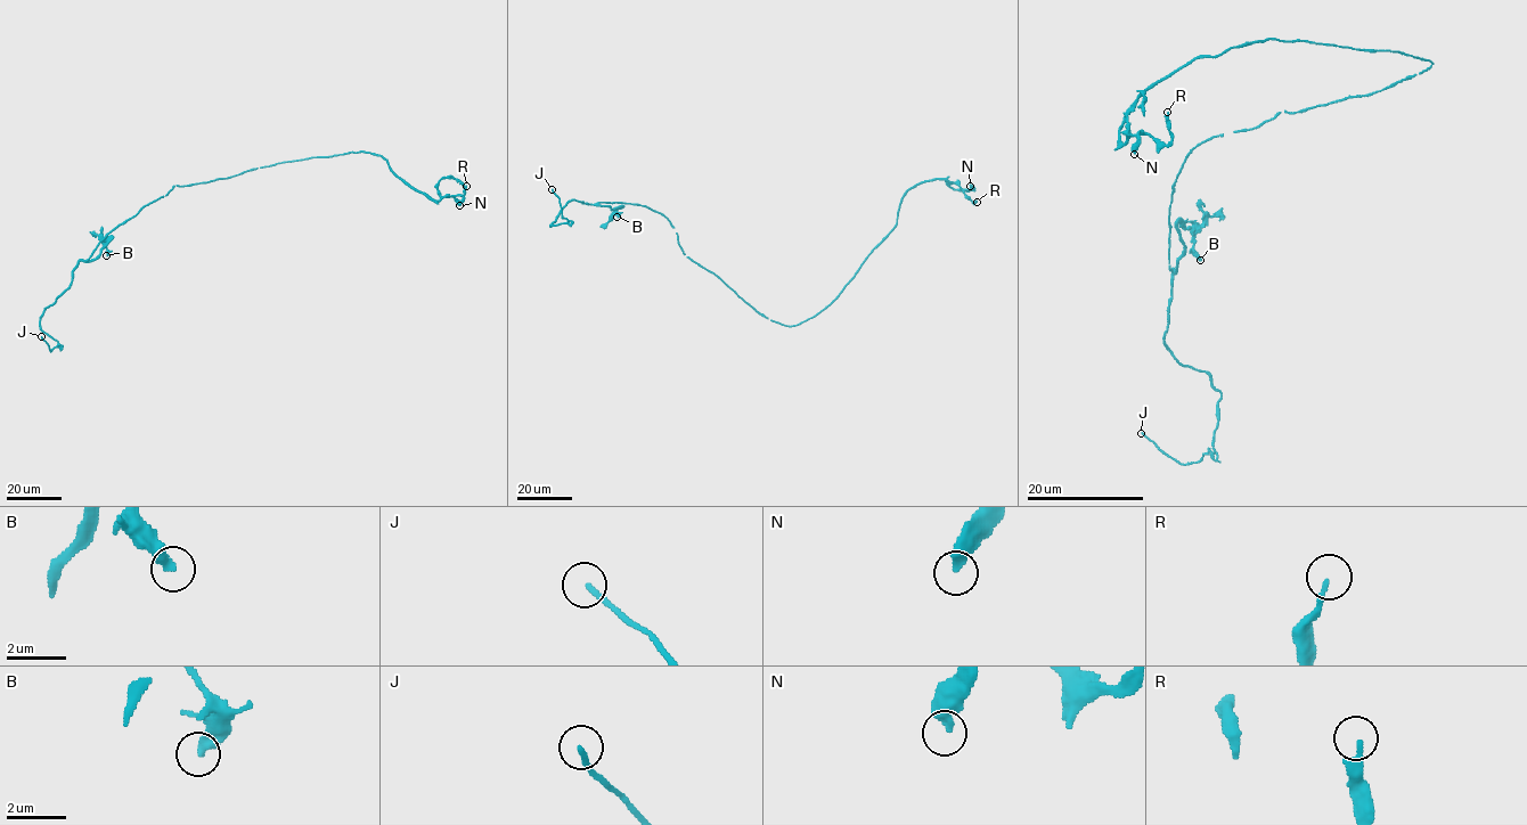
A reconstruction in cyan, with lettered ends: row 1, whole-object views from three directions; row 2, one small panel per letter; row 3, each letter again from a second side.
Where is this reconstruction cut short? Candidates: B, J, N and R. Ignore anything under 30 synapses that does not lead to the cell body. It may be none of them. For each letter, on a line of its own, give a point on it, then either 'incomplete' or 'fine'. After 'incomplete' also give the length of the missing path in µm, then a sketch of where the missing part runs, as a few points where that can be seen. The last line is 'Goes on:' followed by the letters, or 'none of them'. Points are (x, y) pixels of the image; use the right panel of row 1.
B: (1200, 260) | fine
J: (1141, 433) | fine
N: (1134, 154) | fine
R: (1167, 112) | fine
Goes on: none of them

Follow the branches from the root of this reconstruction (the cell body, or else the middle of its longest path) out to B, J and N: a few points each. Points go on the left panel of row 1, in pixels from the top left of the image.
B: (215, 180), (173, 186), (166, 195), (115, 227), (84, 260), (94, 260), (112, 237), (103, 241), (106, 255)
J: (215, 180), (173, 186), (115, 227), (40, 318), (39, 328), (62, 349), (50, 352), (41, 336)
N: (215, 180), (284, 162), (365, 152), (381, 155), (398, 177), (434, 199), (460, 195), (459, 205)

